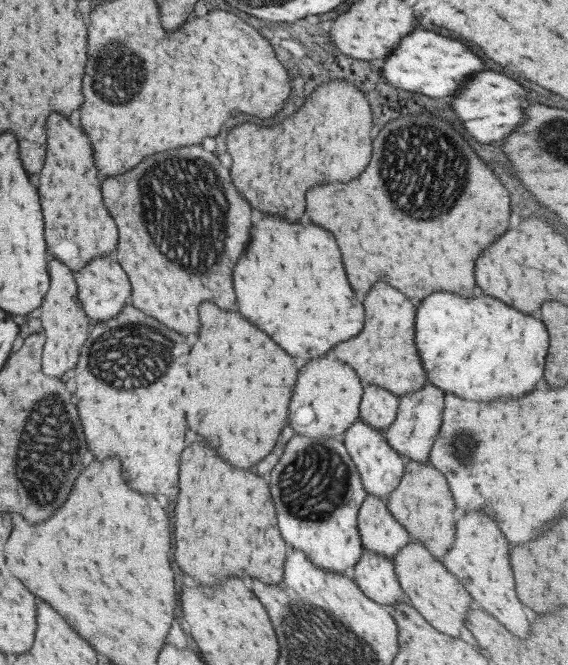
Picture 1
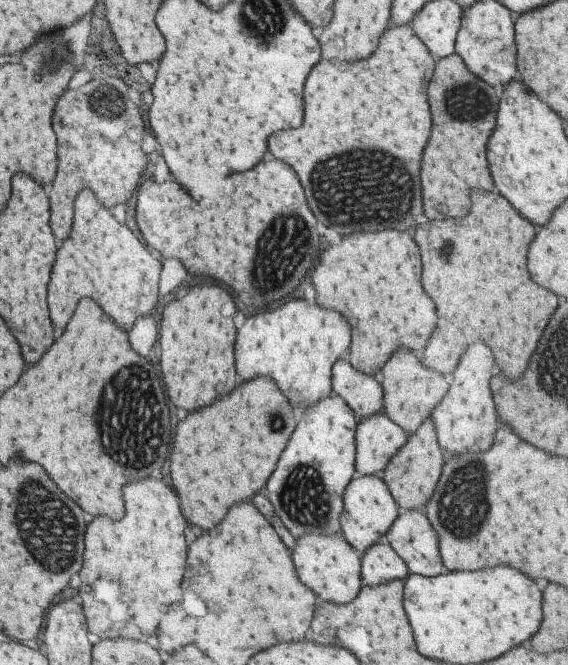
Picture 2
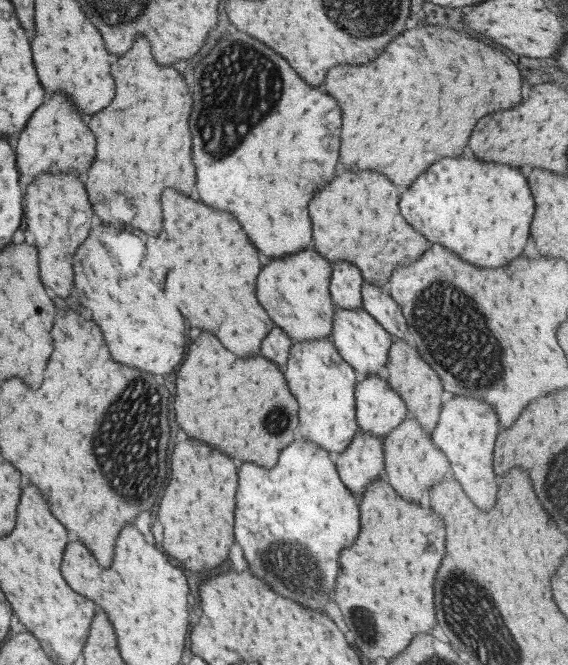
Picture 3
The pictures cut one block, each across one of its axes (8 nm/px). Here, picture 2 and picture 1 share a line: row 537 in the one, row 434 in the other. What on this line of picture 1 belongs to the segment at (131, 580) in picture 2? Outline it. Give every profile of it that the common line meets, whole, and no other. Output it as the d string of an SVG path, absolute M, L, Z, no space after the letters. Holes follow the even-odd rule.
M129 302L115 318L109 318L105 322L91 322L90 331L79 350L79 360L73 370L77 382L77 410L87 446L91 448L93 456L97 460L103 460L109 454L119 456L123 472L127 474L127 478L131 478L127 480L129 486L143 494L161 492L169 500L177 496L177 462L181 450L185 448L185 416L179 406L183 398L181 386L187 380L187 352L189 346L183 336L163 326L159 320L145 316Z

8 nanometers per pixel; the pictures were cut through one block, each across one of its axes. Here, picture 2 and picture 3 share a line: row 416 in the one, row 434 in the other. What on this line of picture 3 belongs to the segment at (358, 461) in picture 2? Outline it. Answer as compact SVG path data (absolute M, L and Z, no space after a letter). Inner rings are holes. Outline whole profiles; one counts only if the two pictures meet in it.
M381 373L368 374L355 381L354 409L358 430L381 439L408 416L404 402L394 390L389 388L388 382Z

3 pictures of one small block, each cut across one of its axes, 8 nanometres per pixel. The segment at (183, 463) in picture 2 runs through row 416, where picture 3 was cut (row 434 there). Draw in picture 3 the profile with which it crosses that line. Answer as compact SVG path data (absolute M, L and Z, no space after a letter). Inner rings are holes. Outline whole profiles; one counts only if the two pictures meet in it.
M201 332L201 334L197 336L197 340L193 340L193 342L189 344L187 354L185 354L185 360L181 362L181 366L179 366L179 370L177 370L175 388L177 388L177 392L175 392L175 408L173 408L173 414L175 414L175 420L177 420L179 428L183 428L183 432L189 434L189 438L195 438L195 440L199 440L199 442L205 442L205 444L221 450L223 454L227 452L229 458L235 458L235 460L241 460L241 462L253 462L253 464L257 464L257 466L261 466L261 468L271 468L271 466L277 462L279 451L283 450L289 442L293 440L293 430L298 427L298 410L297 404L295 404L295 398L289 394L289 390L287 390L287 386L285 386L285 380L283 380L281 372L277 370L277 366L275 366L273 362L261 358L261 356L255 356L255 358L237 358L237 356L233 356L231 352L227 352L227 350L219 344L219 340L217 340L215 336L211 336L211 334L207 334L207 332Z

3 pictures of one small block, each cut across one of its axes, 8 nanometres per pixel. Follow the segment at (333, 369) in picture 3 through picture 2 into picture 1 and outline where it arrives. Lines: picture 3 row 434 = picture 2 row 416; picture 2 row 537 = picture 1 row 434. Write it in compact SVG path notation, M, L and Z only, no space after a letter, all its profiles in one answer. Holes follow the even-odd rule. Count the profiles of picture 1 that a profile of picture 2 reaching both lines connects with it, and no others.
M293 434L269 474L269 492L275 504L281 538L289 546L303 550L315 567L326 572L349 574L362 554L355 516L366 494L355 463L341 439L313 440Z

